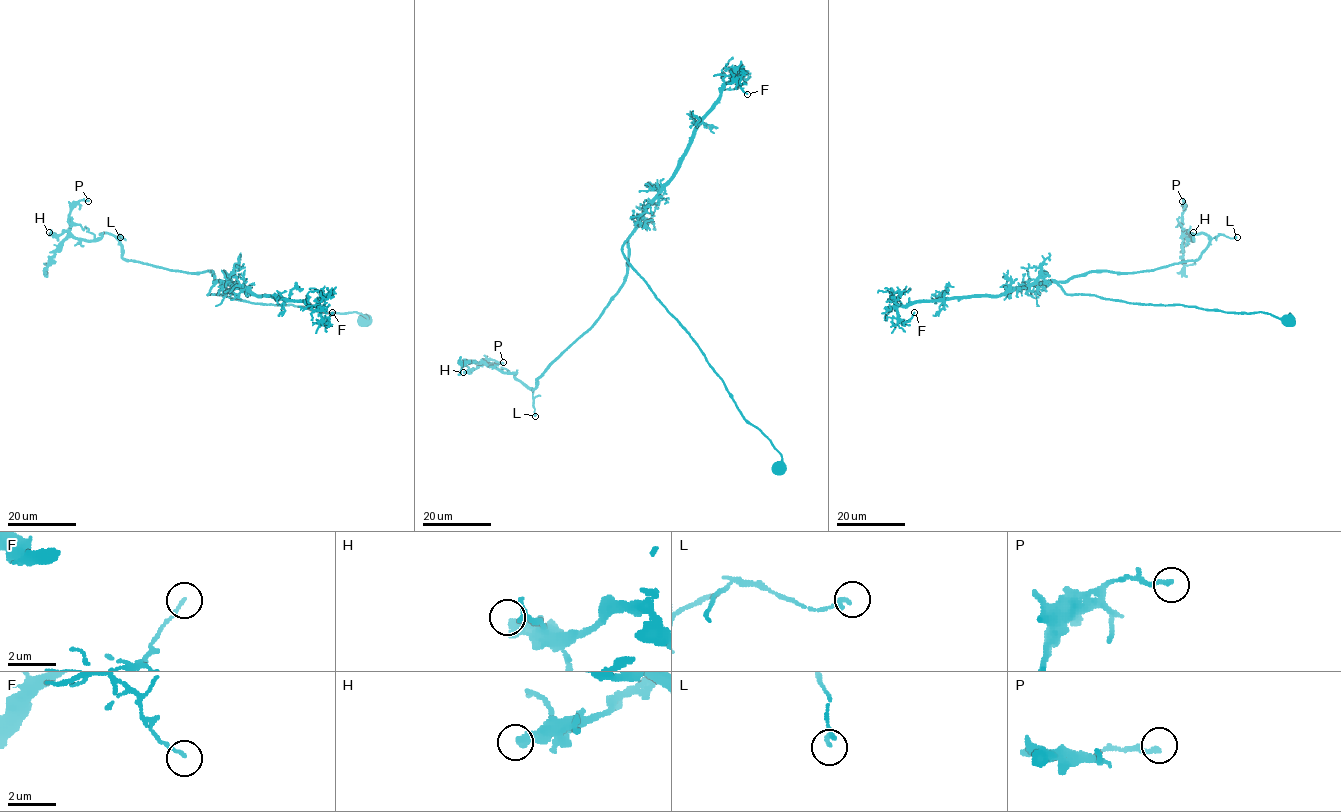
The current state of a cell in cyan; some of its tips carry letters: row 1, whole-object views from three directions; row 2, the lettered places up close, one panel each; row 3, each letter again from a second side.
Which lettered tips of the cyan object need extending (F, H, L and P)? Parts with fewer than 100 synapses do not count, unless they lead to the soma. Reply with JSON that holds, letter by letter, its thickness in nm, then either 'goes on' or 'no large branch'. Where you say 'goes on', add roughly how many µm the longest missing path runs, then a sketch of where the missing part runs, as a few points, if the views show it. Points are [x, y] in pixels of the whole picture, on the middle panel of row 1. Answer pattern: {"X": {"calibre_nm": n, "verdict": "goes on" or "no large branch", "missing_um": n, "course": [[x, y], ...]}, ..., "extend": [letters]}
{"F": {"calibre_nm": 110, "verdict": "no large branch"}, "H": {"calibre_nm": 440, "verdict": "no large branch"}, "L": {"calibre_nm": 200, "verdict": "no large branch"}, "P": {"calibre_nm": 190, "verdict": "no large branch"}, "extend": []}

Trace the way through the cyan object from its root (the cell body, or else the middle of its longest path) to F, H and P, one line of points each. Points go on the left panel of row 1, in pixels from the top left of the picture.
F: (364, 321), (355, 311), (208, 293), (224, 281), (316, 305), (322, 322), (332, 312)
H: (364, 321), (355, 311), (208, 294), (211, 271), (126, 261), (108, 233), (83, 240), (49, 232)
P: (364, 321), (355, 311), (208, 294), (211, 271), (126, 261), (111, 234), (72, 235), (68, 214), (88, 201)

